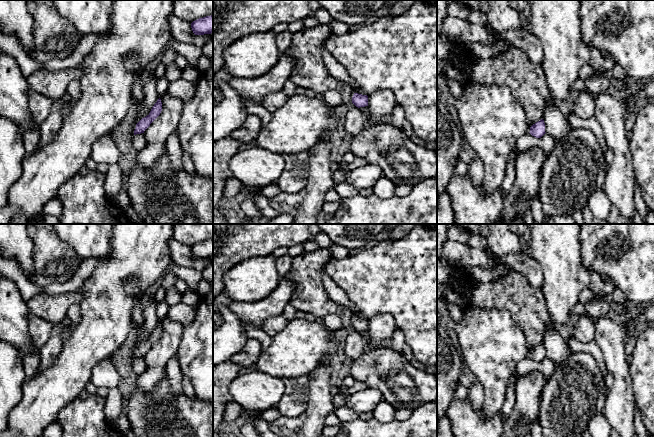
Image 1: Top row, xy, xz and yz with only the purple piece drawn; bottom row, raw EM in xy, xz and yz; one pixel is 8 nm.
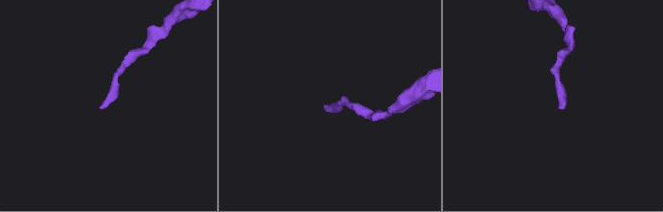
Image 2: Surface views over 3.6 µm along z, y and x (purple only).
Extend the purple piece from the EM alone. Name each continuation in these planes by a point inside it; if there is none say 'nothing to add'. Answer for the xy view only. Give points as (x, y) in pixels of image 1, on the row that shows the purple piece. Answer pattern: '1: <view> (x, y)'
nothing to add

